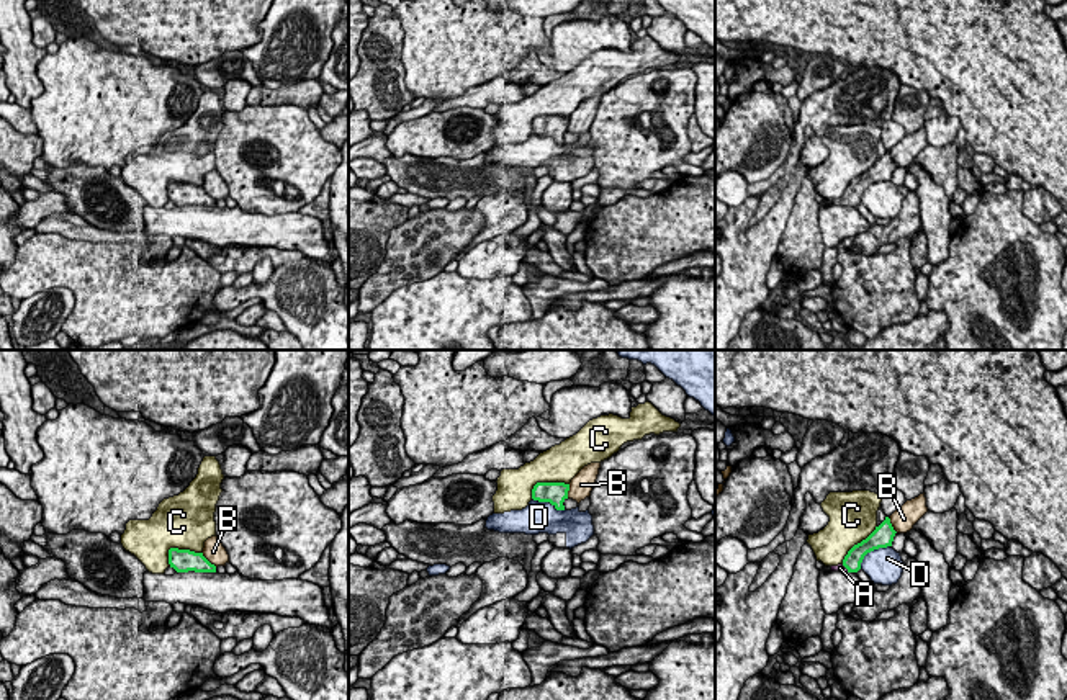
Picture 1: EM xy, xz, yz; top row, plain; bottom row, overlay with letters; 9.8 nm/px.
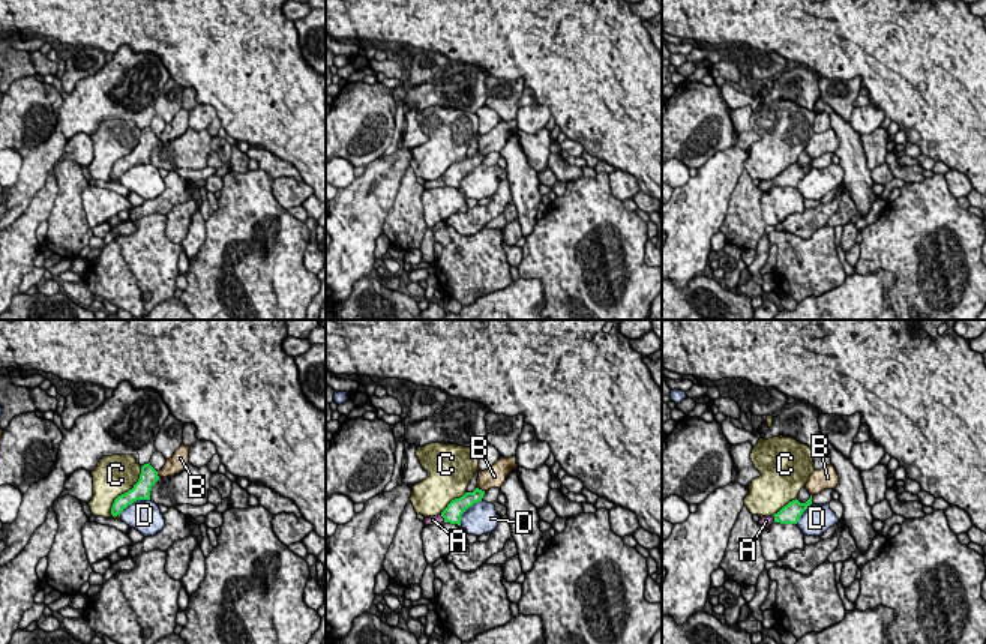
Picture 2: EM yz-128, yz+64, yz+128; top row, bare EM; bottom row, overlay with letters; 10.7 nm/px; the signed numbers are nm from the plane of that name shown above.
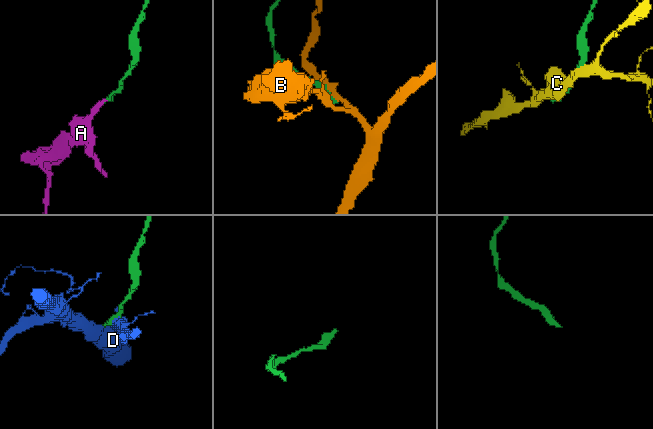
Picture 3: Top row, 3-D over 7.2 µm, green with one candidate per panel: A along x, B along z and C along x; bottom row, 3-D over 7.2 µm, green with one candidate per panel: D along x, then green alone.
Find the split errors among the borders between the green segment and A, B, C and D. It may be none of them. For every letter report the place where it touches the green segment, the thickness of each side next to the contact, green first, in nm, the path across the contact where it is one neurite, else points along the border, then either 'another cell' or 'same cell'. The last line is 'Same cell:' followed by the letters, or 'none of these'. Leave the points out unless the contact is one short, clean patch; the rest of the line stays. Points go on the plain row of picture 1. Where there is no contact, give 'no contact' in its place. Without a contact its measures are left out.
A: contact yz (845, 200); calibres 170 and 70 nm; same cell
B: contact xy (208, 195); calibres 220 and 200 nm; another cell
C: contact xy (179, 183); calibres 220 and 480 nm; another cell
D: contact yz (871, 183); calibres 220 and 360 nm; another cell
Same cell: A

